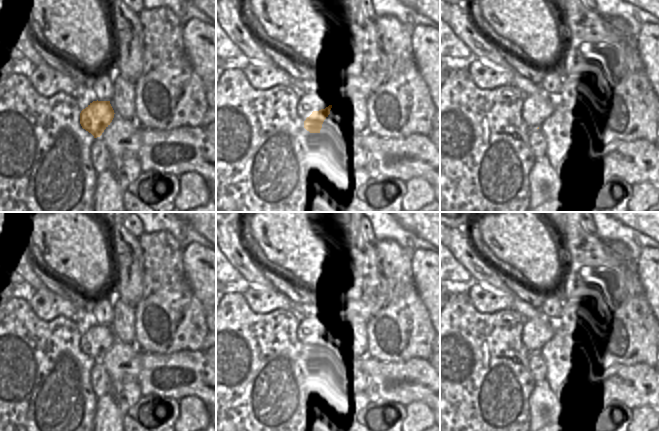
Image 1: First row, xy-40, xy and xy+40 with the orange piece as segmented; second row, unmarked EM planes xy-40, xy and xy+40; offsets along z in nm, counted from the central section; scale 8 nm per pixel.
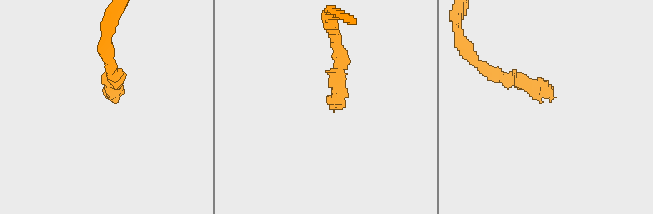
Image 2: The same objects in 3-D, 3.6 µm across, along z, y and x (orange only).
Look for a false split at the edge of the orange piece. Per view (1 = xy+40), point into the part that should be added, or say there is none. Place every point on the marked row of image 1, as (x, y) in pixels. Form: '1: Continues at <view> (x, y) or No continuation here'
1: No continuation here

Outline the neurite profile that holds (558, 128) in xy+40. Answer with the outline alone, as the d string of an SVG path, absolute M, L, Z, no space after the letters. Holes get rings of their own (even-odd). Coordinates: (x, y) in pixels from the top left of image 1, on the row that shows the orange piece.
M559 105L542 123L539 129L546 138L546 158L556 174L562 172L568 158L569 142L579 121L571 121L566 116L564 105Z

